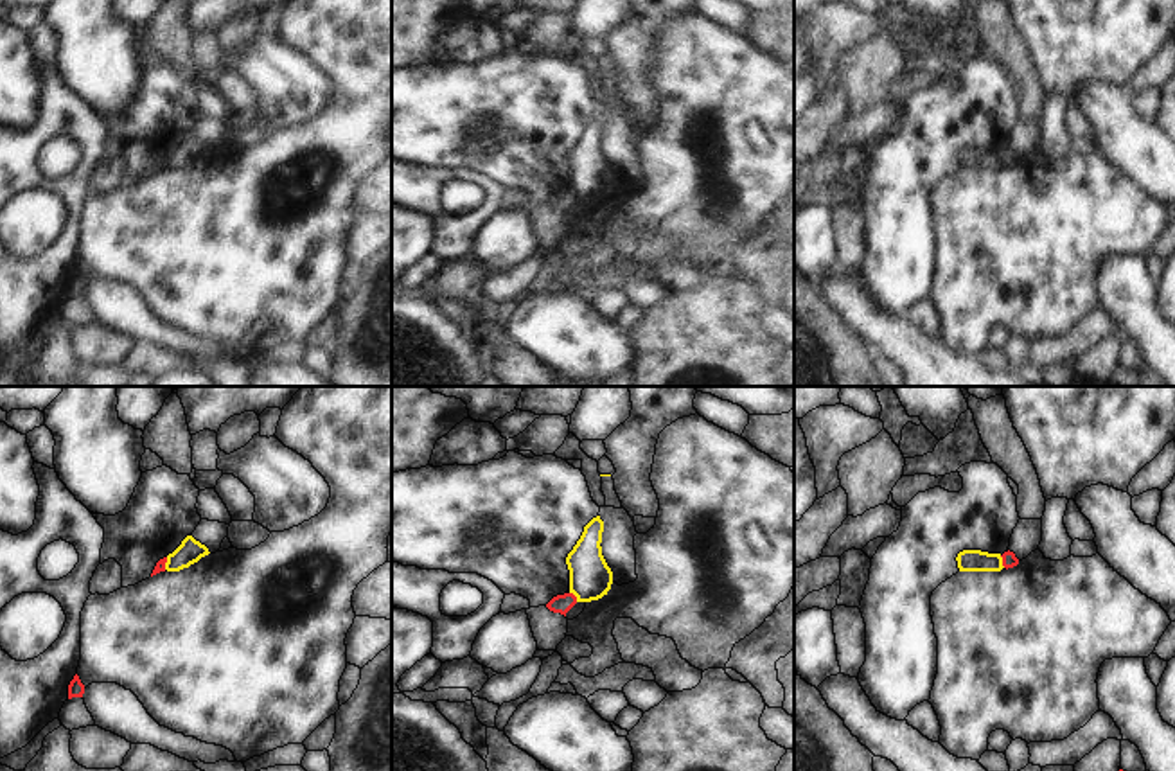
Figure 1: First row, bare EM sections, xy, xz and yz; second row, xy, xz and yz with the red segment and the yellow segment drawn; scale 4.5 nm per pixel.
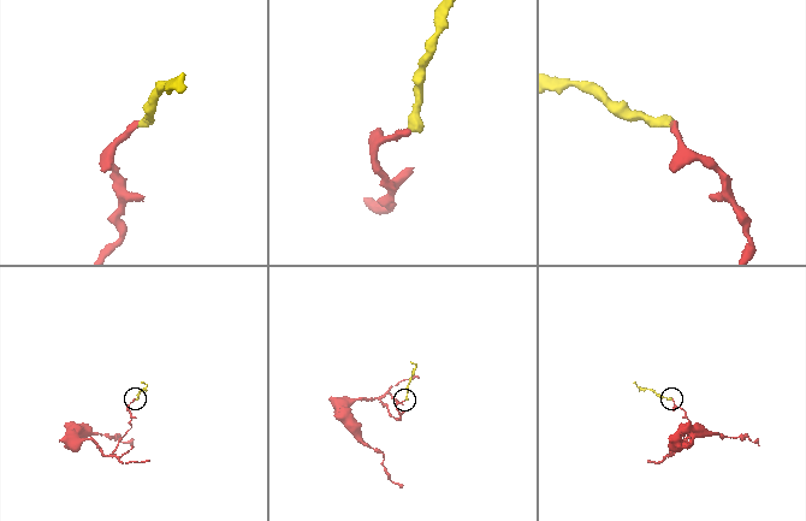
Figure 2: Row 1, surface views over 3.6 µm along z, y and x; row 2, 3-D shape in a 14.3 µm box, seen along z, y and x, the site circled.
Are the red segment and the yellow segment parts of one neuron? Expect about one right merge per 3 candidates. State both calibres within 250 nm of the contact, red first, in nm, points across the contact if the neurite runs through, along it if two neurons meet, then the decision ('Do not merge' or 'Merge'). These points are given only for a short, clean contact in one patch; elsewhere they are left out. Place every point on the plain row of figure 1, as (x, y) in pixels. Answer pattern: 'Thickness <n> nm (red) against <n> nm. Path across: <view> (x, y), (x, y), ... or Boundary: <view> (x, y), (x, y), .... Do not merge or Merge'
Thickness 60 nm (red) against 100 nm. Boundary: yz (999, 153), (1005, 164). Do not merge.

